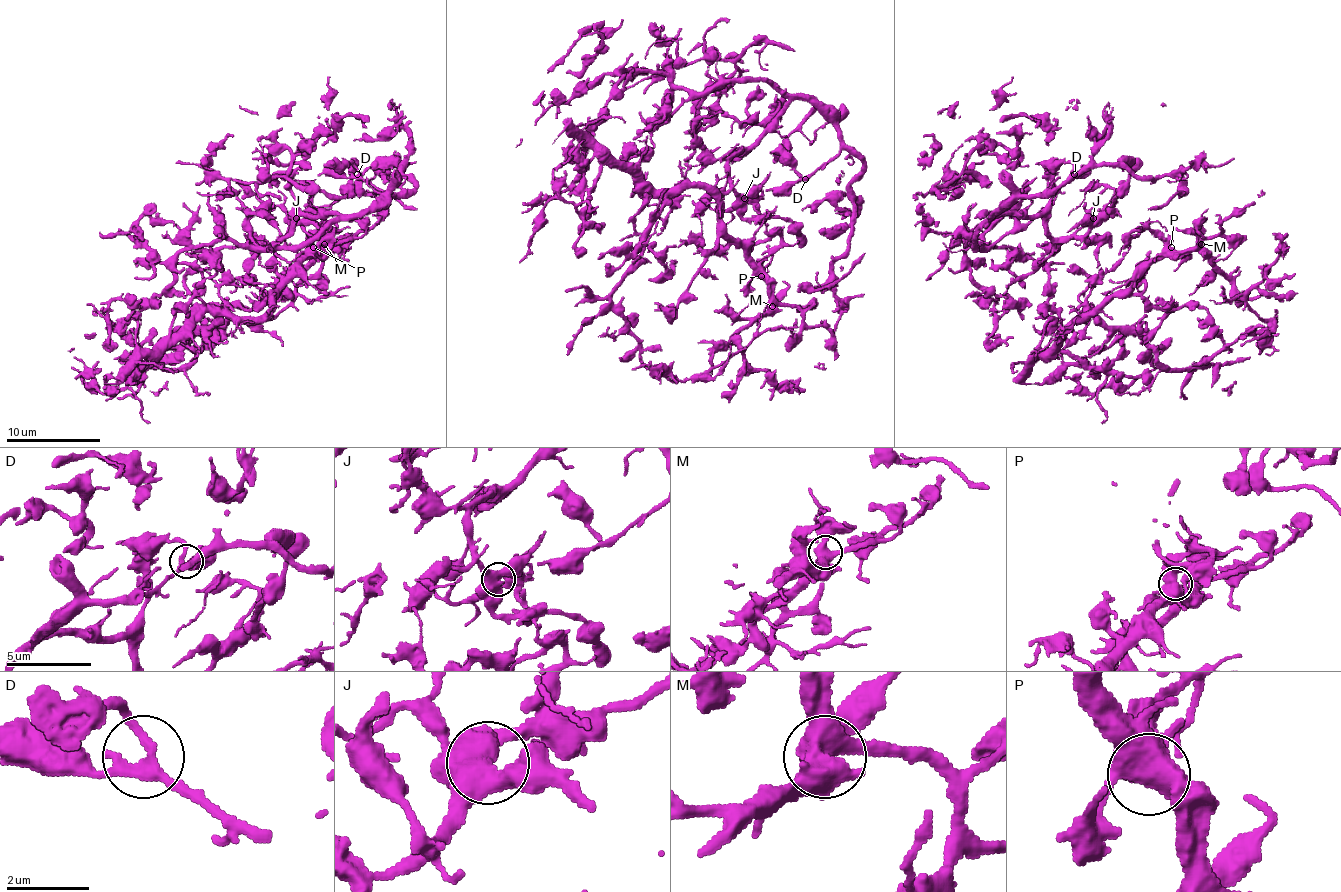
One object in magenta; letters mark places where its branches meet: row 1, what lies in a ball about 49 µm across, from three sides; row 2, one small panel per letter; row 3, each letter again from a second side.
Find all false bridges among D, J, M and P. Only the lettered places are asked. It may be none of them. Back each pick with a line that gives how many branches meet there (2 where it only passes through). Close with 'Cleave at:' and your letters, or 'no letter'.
Cleave at: no letter

